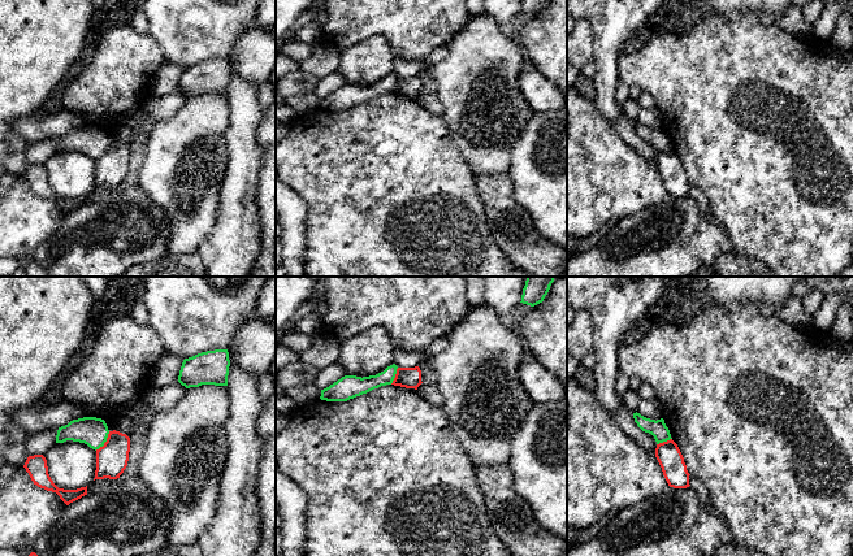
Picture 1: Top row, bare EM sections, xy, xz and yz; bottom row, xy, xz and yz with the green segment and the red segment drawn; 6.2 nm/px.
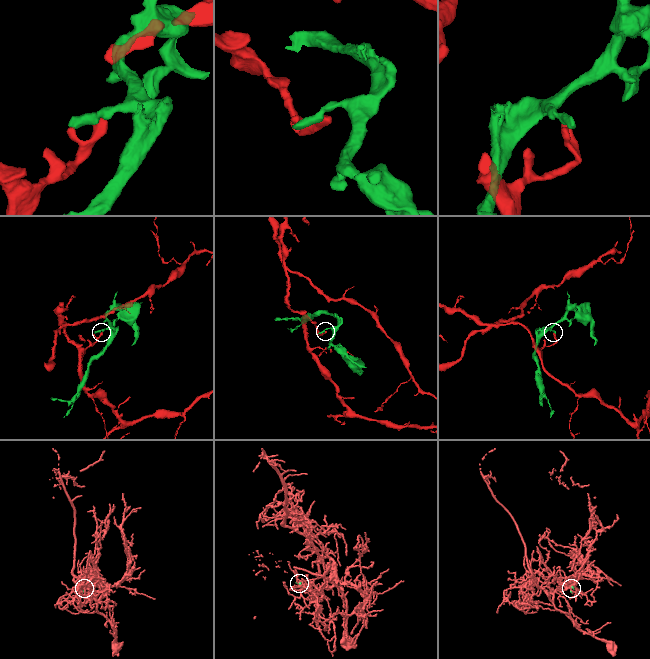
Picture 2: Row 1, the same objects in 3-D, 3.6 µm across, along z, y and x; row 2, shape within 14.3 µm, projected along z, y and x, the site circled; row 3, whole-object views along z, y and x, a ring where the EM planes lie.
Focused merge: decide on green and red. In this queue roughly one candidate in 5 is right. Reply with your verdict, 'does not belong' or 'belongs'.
does not belong

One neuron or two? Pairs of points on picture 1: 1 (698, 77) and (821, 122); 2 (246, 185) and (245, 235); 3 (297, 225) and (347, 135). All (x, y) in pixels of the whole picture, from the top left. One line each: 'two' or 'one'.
1: one
2: one
3: two

